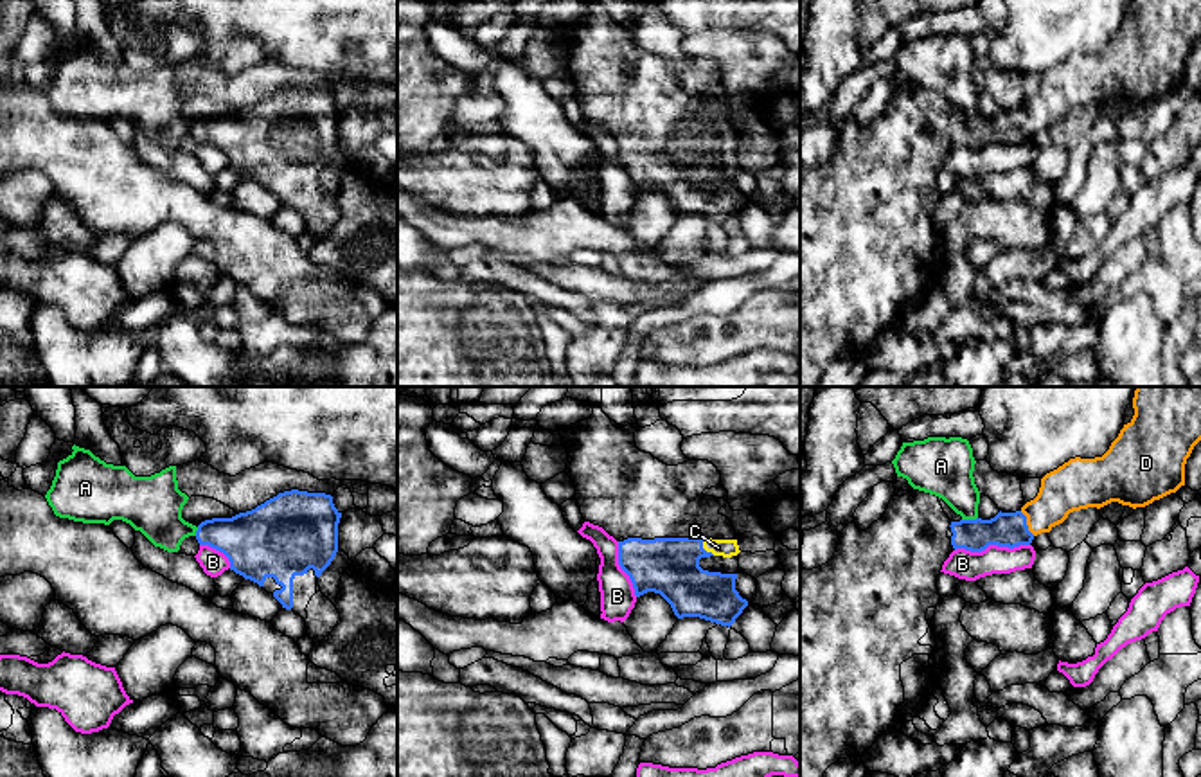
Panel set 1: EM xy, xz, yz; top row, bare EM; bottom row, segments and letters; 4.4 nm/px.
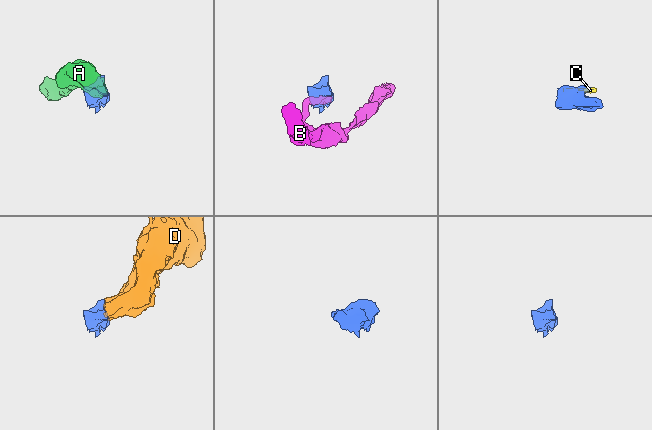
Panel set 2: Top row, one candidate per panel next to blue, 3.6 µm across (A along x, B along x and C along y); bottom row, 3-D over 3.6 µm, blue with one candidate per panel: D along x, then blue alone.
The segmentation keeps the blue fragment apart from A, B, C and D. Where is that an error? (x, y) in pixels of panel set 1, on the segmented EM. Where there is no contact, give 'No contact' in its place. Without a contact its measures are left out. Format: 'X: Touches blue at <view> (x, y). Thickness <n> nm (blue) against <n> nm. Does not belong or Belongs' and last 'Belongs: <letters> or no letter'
A: Touches blue at yz (969, 520). Thickness 160 nm (blue) against 240 nm. Does not belong
B: Touches blue at yz (991, 544). Thickness 160 nm (blue) against 130 nm. Does not belong
C: Touches blue at xz (703, 549). Thickness 260 nm (blue) against 80 nm. Belongs
D: Touches blue at yz (1025, 524). Thickness 160 nm (blue) against 200 nm. Belongs
Belongs: C, D

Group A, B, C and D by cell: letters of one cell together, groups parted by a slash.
A / B / C D

